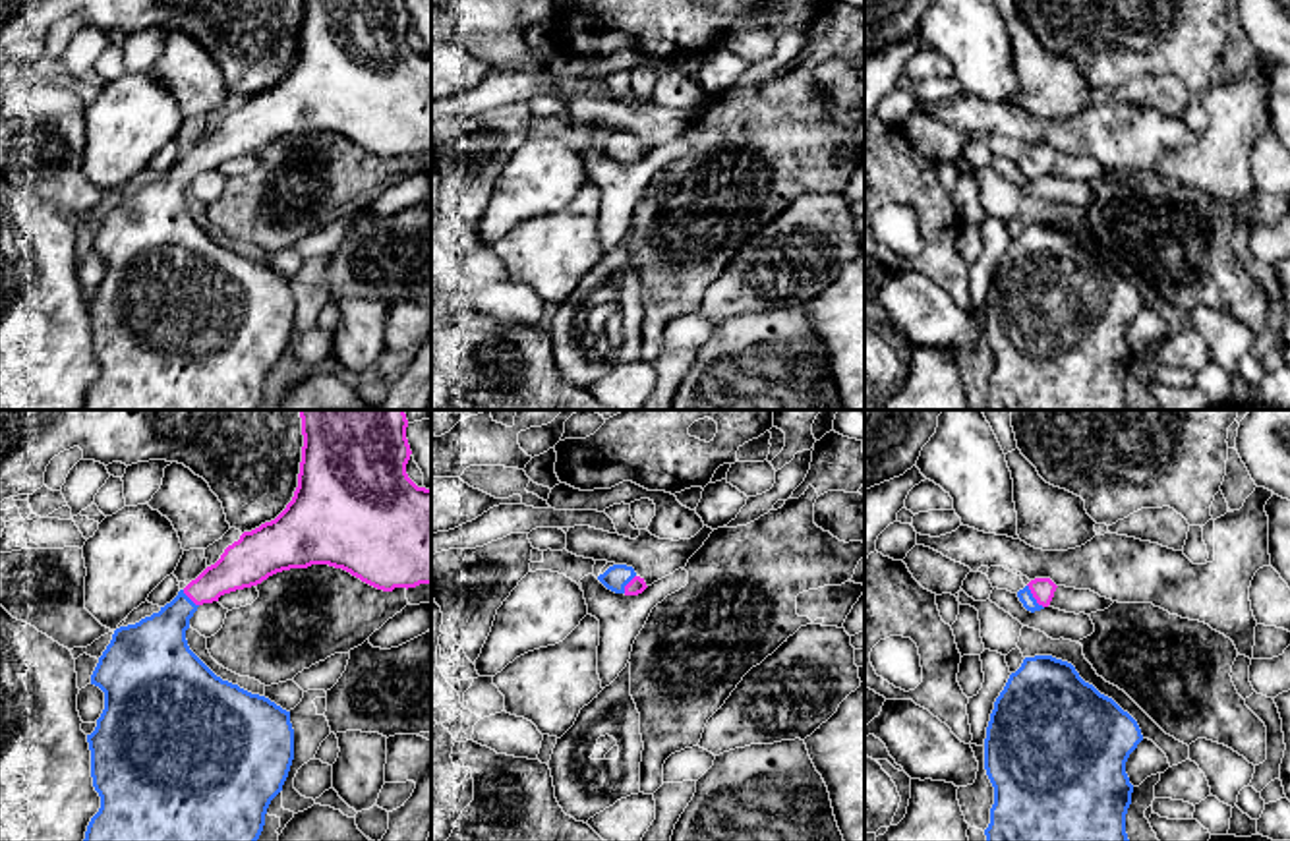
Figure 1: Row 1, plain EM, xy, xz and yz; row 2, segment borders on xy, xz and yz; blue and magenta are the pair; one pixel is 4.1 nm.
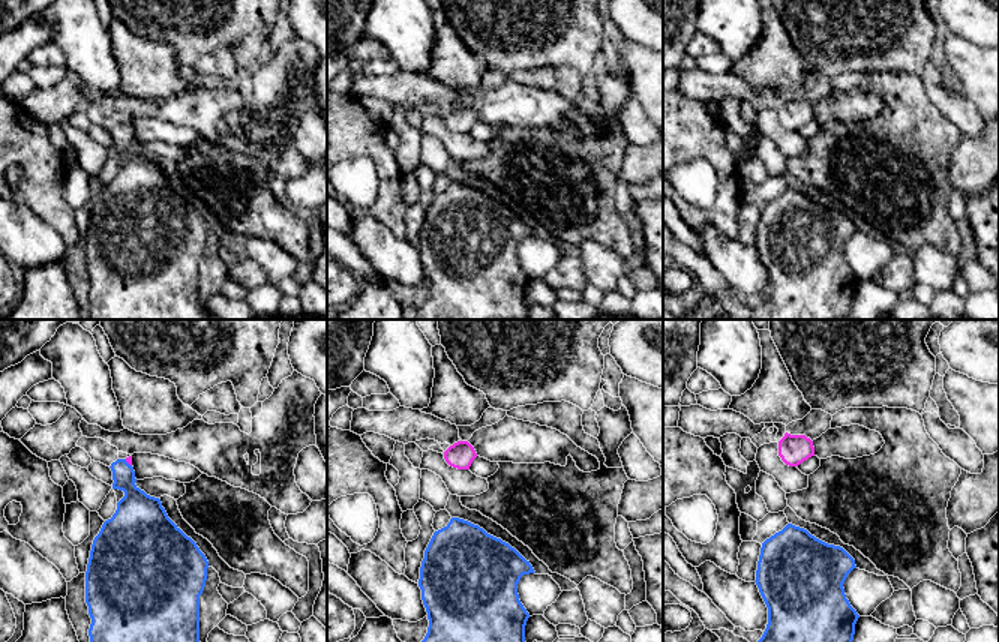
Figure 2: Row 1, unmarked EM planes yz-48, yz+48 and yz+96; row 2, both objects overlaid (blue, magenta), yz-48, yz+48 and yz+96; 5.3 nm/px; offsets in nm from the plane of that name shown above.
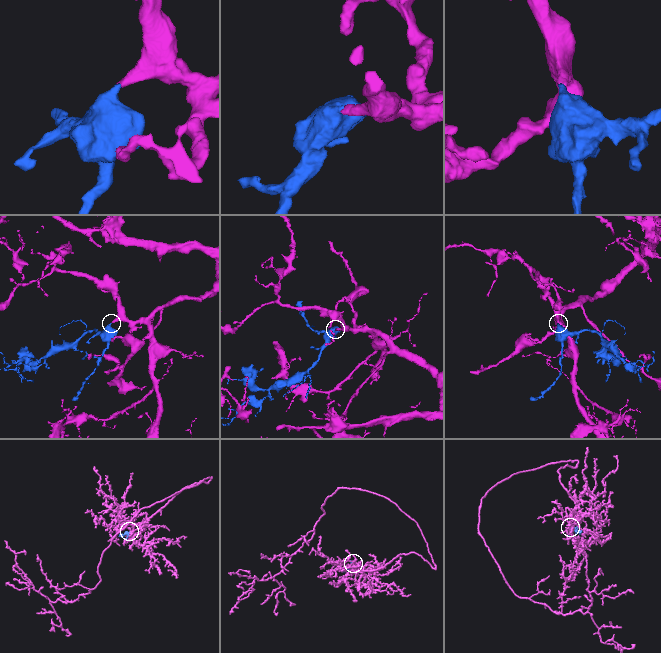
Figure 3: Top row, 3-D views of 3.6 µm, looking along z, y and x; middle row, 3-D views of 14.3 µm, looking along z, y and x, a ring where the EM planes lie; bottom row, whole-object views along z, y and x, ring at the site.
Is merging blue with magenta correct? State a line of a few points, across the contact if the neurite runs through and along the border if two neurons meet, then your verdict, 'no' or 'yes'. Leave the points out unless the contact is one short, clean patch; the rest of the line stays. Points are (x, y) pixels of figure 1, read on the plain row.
line yz (1026, 163), (1031, 163), (1043, 157); yes

